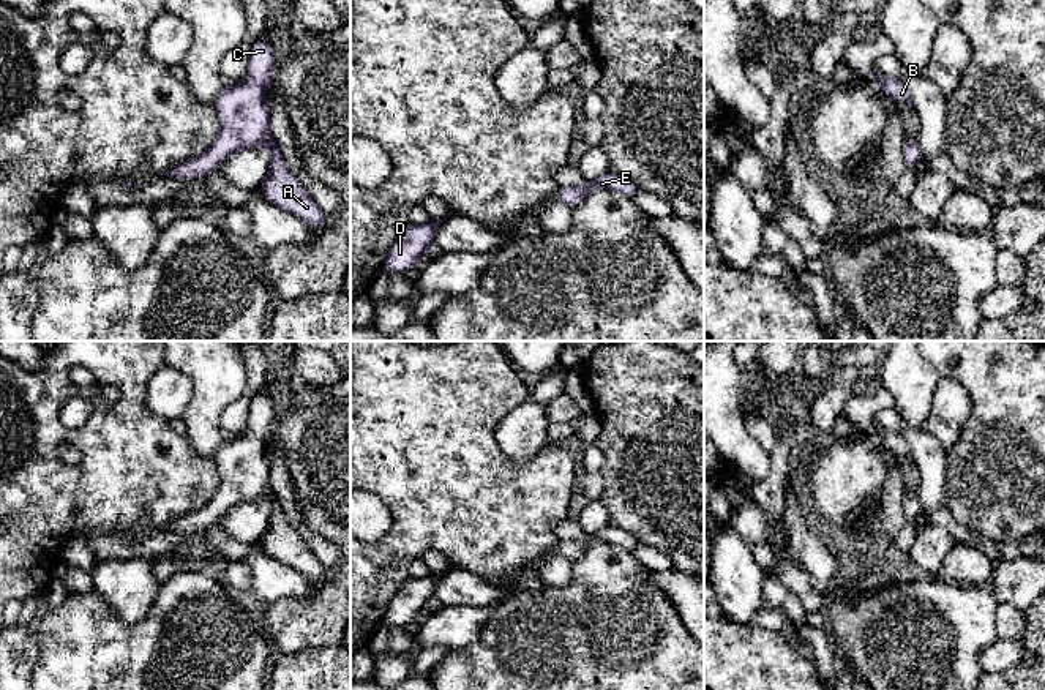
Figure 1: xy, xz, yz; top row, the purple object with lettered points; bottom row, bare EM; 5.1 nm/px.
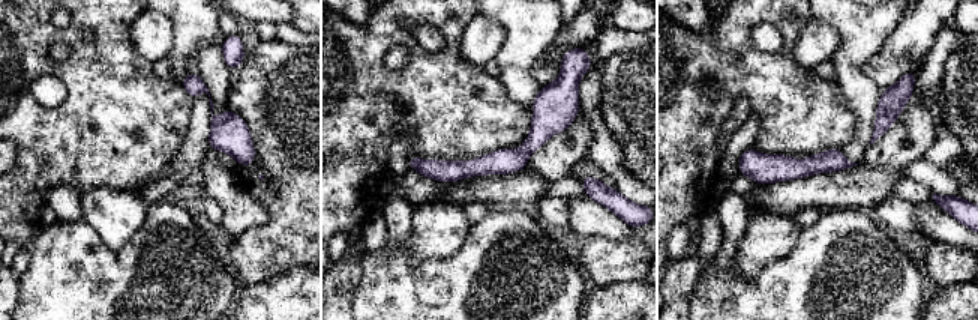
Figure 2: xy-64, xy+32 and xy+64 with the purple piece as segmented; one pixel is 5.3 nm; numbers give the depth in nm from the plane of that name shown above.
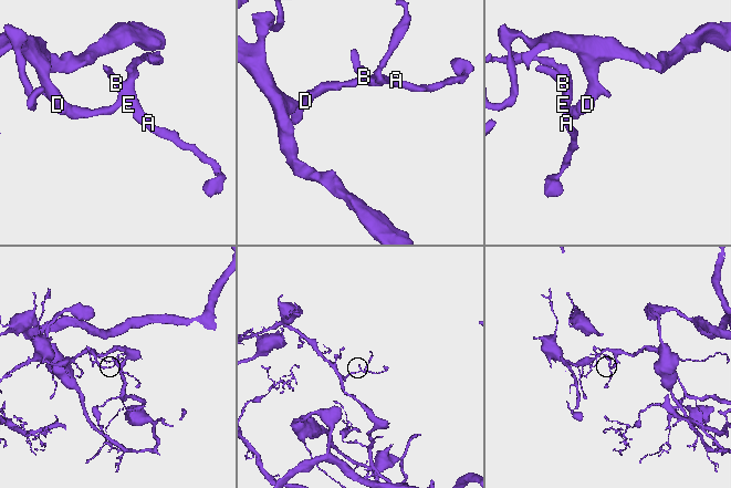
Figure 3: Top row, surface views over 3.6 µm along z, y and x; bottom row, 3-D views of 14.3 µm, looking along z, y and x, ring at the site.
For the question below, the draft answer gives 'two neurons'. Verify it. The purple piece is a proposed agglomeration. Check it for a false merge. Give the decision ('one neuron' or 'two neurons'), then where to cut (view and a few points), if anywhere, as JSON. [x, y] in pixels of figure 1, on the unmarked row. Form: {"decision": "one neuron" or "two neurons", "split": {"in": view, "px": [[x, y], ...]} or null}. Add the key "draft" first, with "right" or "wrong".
{"draft": "wrong", "decision": "one neuron", "split": null}

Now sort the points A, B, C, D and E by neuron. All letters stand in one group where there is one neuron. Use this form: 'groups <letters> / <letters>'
groups A B C D E

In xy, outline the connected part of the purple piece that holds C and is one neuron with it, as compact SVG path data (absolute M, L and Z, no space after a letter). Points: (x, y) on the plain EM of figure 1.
M257 393L248 407L248 433L240 439L223 439L215 453L219 486L202 508L174 521L166 532L204 532L240 502L270 502L270 524L260 538L262 546L278 561L314 581L327 579L322 565L300 534L287 523L281 502L272 489L267 444L276 428L278 412L272 398Z

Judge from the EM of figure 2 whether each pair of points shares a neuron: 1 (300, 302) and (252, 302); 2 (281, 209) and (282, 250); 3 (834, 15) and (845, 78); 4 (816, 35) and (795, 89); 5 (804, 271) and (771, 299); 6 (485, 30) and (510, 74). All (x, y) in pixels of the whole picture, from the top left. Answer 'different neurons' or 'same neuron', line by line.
1: same neuron
2: same neuron
3: same neuron
4: different neurons
5: same neuron
6: different neurons

